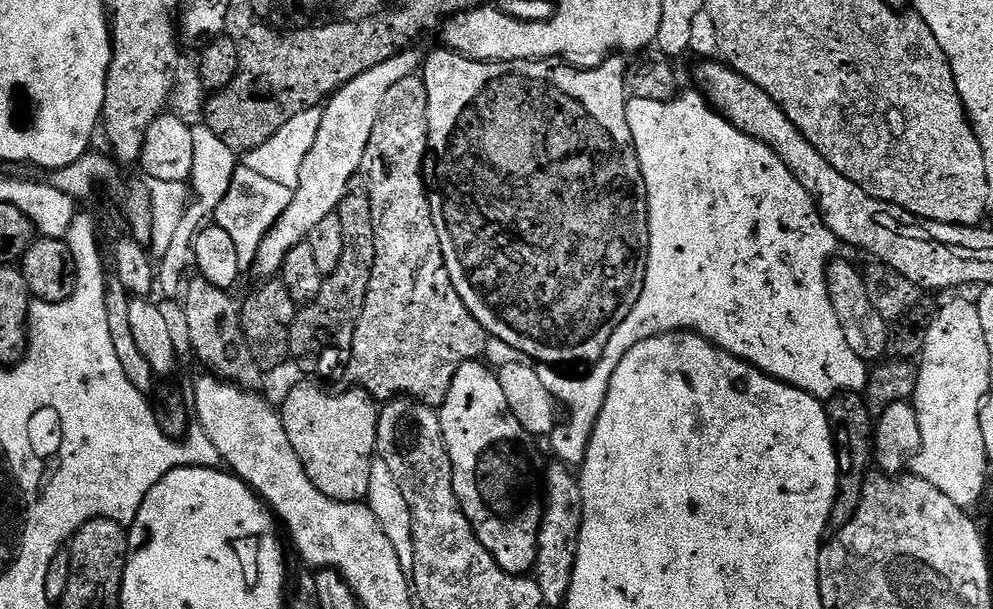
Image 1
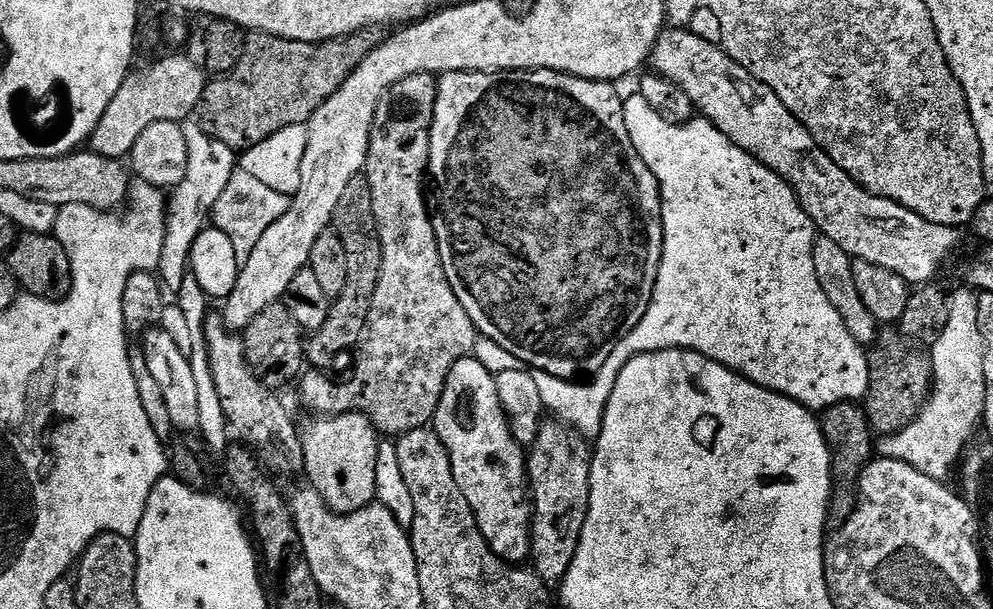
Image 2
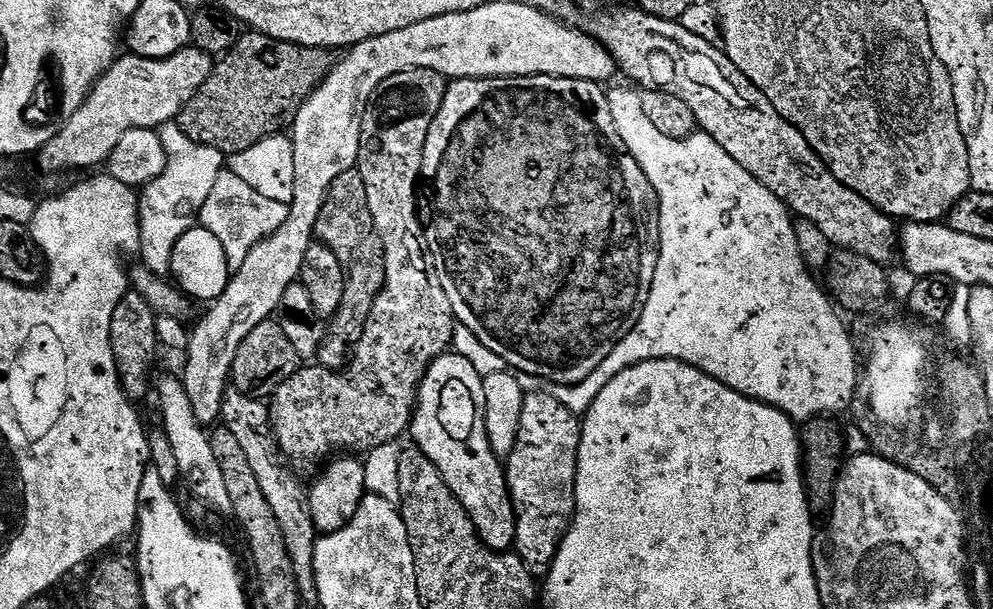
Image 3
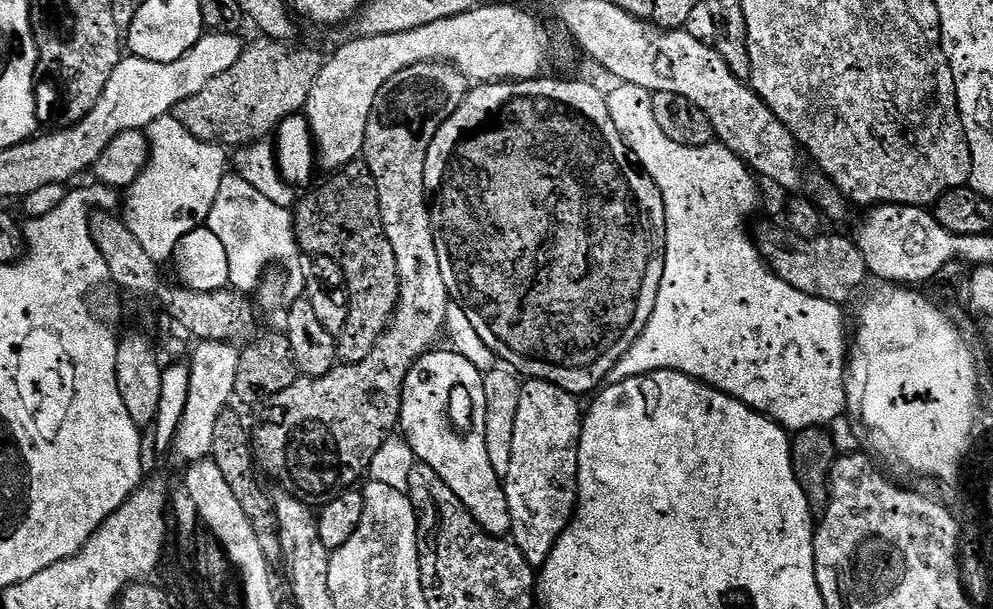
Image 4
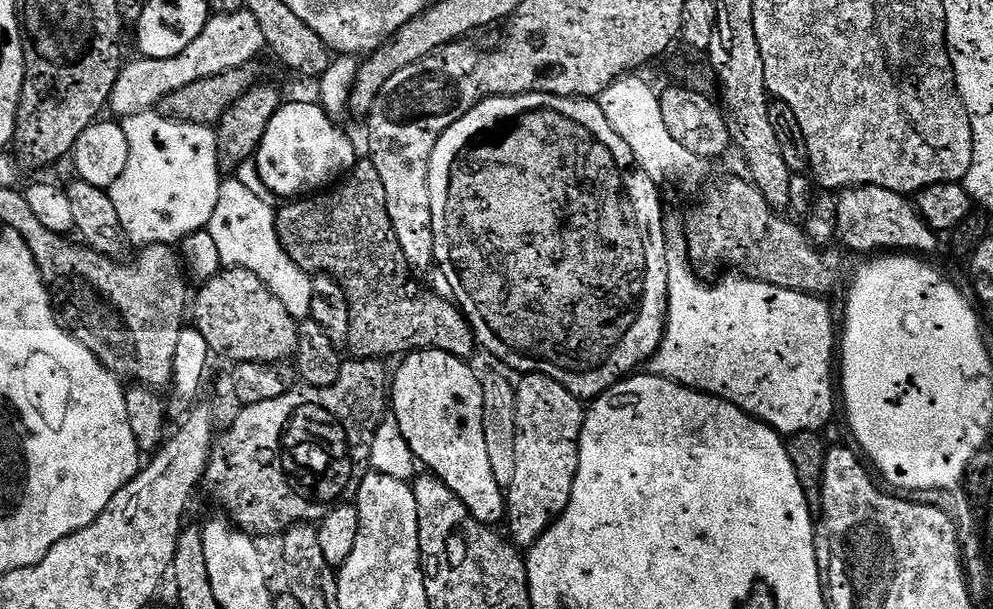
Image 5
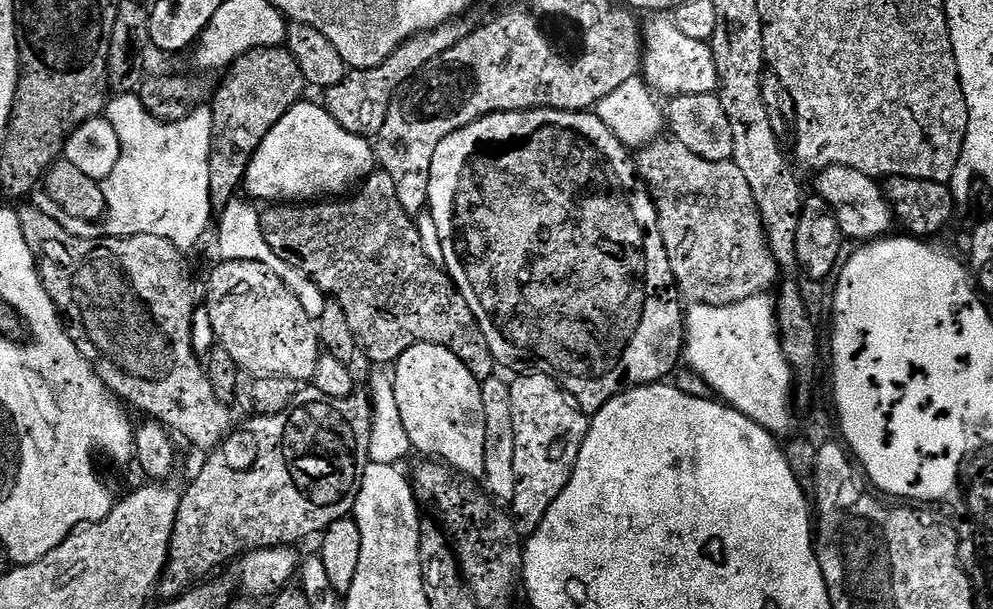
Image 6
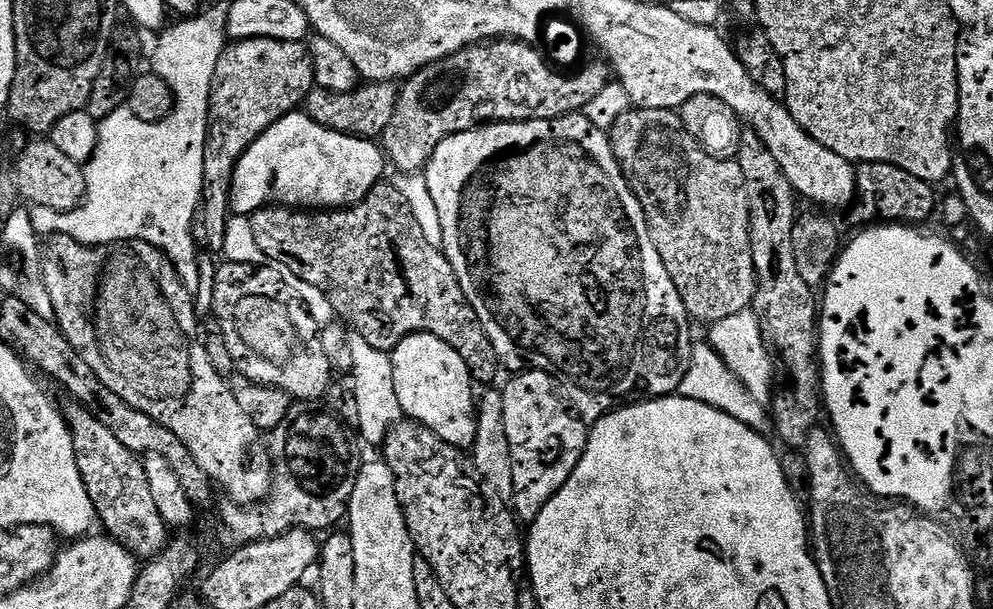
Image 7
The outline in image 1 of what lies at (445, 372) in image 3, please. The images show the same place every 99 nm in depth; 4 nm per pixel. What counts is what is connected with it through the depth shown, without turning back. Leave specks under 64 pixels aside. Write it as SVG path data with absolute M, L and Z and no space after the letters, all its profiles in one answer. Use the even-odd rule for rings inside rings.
M480 362L463 364L454 374L450 390L444 403L438 409L442 434L446 450L452 463L452 481L454 494L476 532L478 542L498 562L502 570L511 576L523 576L531 573L536 566L538 554L538 530L544 517L542 499L542 464L536 461L537 441L514 418L508 408L506 394L502 394L499 375L491 367Z

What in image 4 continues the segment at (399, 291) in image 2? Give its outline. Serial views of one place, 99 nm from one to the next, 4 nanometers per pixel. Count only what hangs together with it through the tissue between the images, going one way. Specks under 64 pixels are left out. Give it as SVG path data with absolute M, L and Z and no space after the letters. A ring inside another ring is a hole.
M431 60L425 64L415 64L406 70L402 70L398 74L394 74L394 78L390 78L390 82L386 82L382 86L382 90L378 90L378 94L374 98L374 106L372 113L368 119L366 126L366 138L364 139L364 151L362 159L367 164L370 174L376 183L378 190L378 202L382 210L382 226L386 230L386 238L390 238L390 246L394 246L394 258L398 262L398 274L400 275L400 297L396 303L396 310L392 314L392 321L389 322L388 328L378 338L378 342L374 346L374 350L370 350L370 354L366 354L366 358L362 358L362 362L357 364L340 364L332 368L324 376L306 376L297 378L293 384L286 386L286 390L282 390L278 394L268 397L263 405L264 413L260 416L260 425L254 428L254 455L256 463L261 469L264 468L281 484L285 493L297 496L309 506L323 506L329 504L336 496L341 496L344 492L355 489L361 483L360 475L367 473L371 466L371 460L378 450L381 450L384 443L394 436L400 422L400 407L402 406L402 390L406 382L406 374L410 374L410 370L414 366L414 362L418 362L418 358L422 358L427 352L433 351L437 347L436 344L445 335L445 324L447 322L447 306L450 301L448 291L446 290L446 282L442 278L442 266L438 266L438 250L434 246L434 230L432 229L432 214L430 211L430 200L426 195L424 186L424 167L426 166L426 158L430 150L430 142L434 142L434 134L438 134L438 130L450 118L450 114L454 114L454 110L458 110L458 106L462 106L462 102L467 98L470 91L470 81L468 77L463 76L458 69L452 64L446 64L439 60Z

